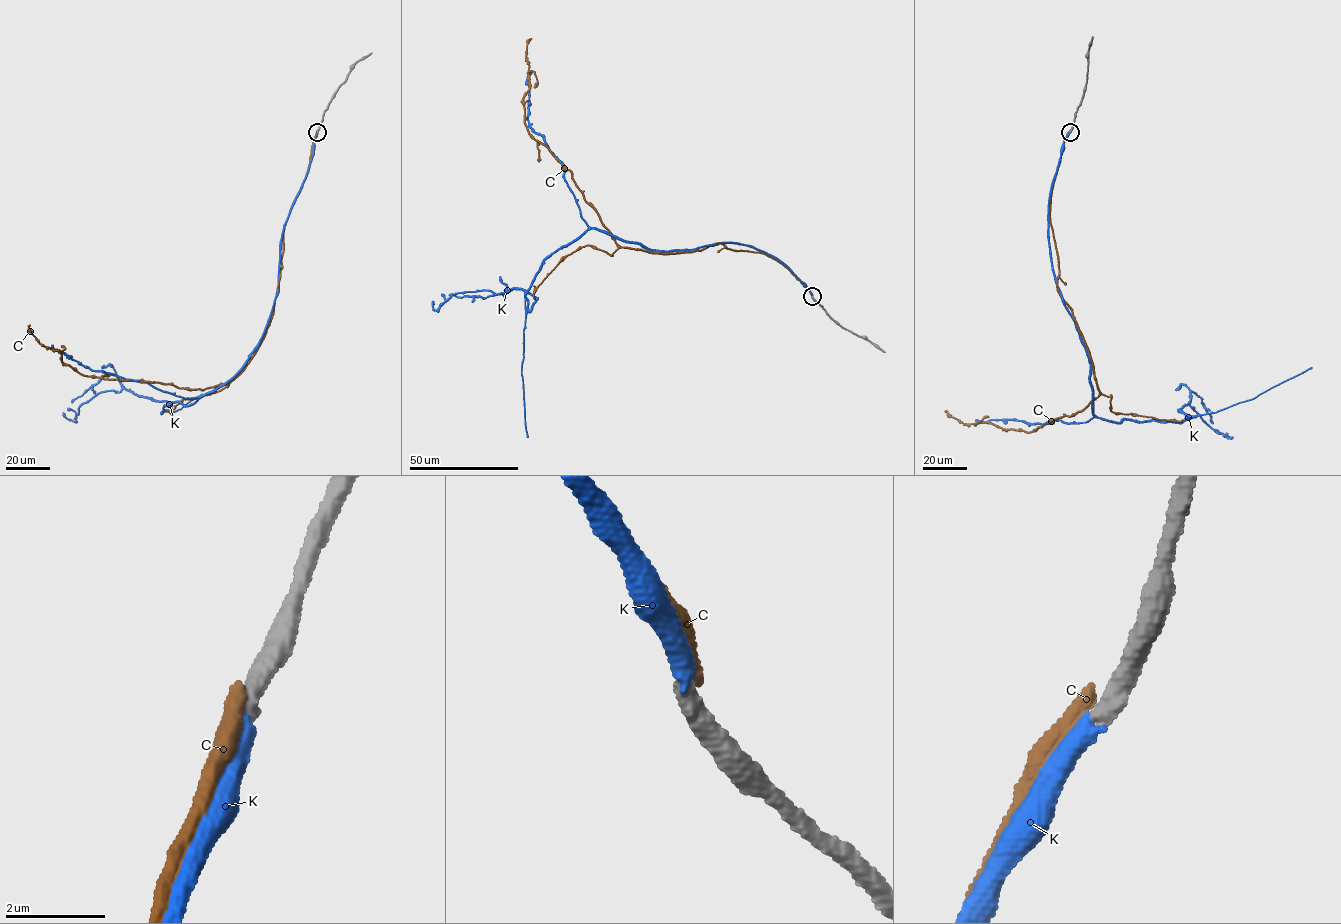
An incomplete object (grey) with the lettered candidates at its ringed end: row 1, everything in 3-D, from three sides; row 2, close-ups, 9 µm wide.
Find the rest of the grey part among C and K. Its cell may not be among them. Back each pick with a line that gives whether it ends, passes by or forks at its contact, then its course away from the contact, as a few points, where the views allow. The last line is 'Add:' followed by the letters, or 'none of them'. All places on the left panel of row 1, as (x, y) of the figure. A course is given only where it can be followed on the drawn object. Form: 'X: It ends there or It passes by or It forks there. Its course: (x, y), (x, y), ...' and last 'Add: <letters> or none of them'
K: It ends there. Its course: (317, 132), (272, 311), (245, 365), (161, 412), (171, 412), (123, 388), (80, 404), (74, 421), (63, 412)
Add: K

